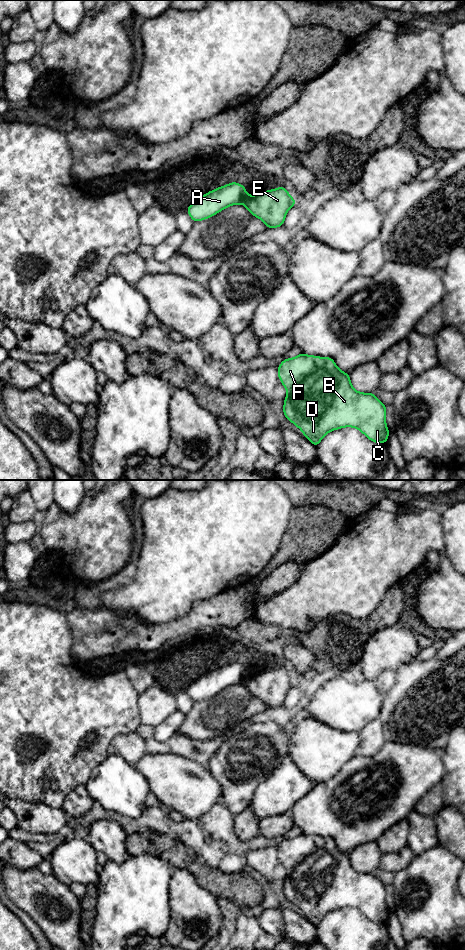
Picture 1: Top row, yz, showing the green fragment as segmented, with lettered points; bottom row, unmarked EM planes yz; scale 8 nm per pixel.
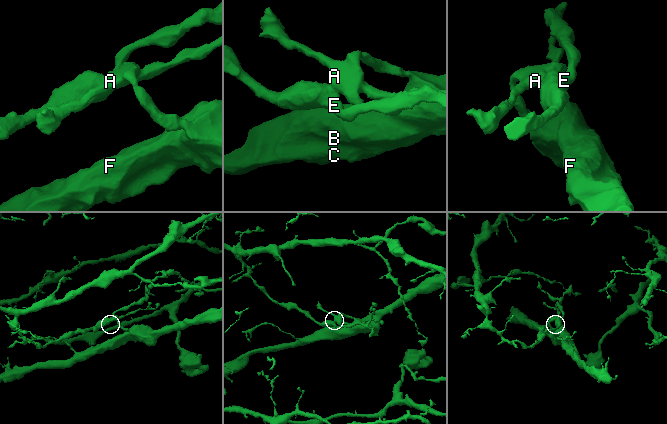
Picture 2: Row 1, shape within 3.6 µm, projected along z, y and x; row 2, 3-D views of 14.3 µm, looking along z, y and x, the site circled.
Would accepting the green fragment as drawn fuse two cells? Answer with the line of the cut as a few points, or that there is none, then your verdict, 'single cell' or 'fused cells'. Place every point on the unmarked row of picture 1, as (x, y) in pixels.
cut yz (248, 676), (241, 682); fused cells

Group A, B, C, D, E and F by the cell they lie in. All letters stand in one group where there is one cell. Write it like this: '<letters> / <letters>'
A B C D F / E

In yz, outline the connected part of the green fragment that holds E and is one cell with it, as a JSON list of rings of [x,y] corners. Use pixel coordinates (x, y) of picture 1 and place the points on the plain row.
[[[280,666],[248,676],[242,684],[269,709],[273,709],[283,705],[287,692],[296,682],[288,671]]]

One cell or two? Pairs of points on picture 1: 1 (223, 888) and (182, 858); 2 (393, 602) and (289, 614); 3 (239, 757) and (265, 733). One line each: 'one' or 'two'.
1: one
2: two
3: one

